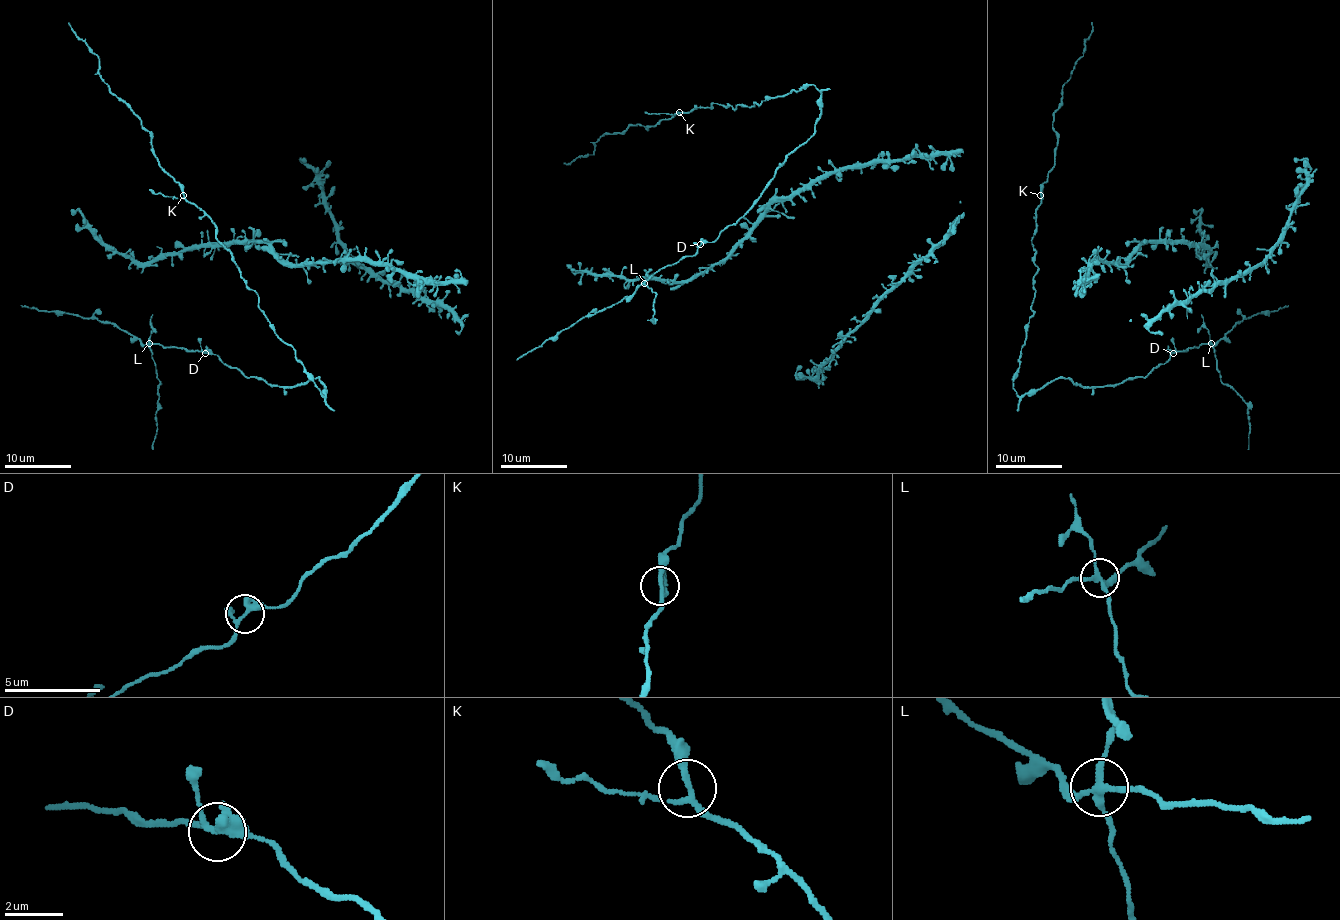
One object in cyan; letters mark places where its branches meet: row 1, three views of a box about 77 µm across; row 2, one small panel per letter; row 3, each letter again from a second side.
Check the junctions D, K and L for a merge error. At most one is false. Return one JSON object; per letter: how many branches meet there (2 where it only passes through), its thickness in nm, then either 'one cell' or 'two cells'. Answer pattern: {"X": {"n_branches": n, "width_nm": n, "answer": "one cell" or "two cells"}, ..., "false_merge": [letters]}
{"D": {"n_branches": 4, "width_nm": 260, "answer": "one cell"}, "K": {"n_branches": 3, "width_nm": 180, "answer": "one cell"}, "L": {"n_branches": 4, "width_nm": 200, "answer": "two cells"}, "false_merge": ["L"]}

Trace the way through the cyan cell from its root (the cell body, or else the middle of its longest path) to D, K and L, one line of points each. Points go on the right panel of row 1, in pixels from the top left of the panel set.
D: (1202, 318), (1209, 341), (1173, 353)
K: (1202, 318), (1209, 341), (1143, 377), (1090, 387), (1055, 377), (1019, 396), (1040, 195)
L: (1202, 318), (1211, 343)

